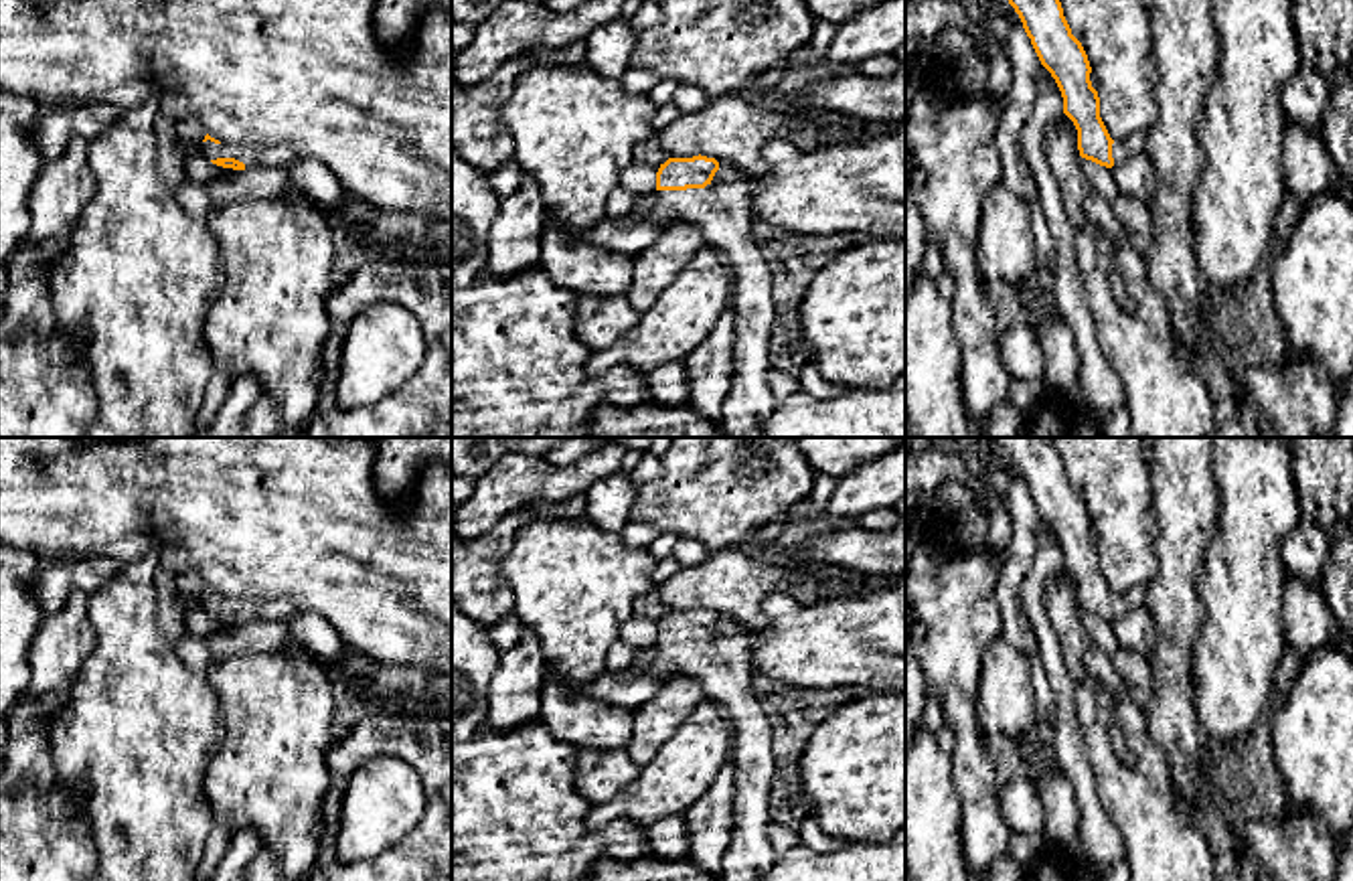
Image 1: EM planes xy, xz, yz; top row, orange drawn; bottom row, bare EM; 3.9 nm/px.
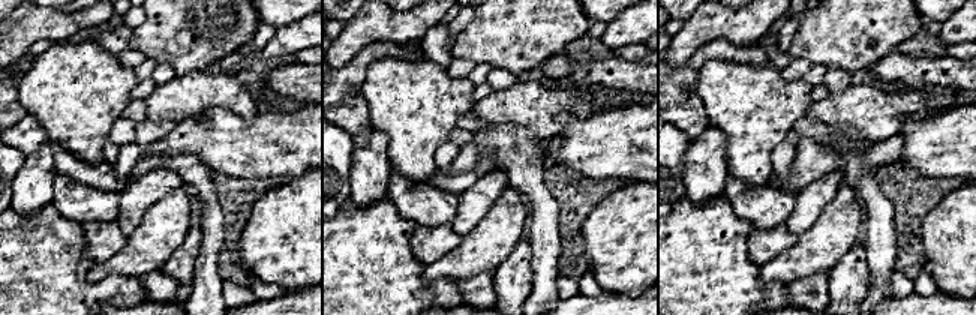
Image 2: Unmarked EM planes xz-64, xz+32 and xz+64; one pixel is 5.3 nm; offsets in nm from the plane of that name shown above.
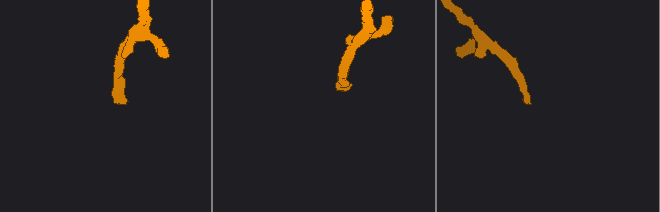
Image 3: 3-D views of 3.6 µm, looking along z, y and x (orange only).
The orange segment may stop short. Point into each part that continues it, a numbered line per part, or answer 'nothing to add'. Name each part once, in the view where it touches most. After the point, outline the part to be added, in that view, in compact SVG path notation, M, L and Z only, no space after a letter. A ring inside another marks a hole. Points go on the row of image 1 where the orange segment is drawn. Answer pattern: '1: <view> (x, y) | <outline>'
1: xz (722, 209) | M717 170L705 188L656 190L654 223L664 227L672 221L693 223L703 229L707 245L727 257L733 290L729 306L735 314L735 344L731 350L733 377L723 401L719 425L725 437L766 437L760 423L772 411L776 399L770 383L768 346L776 324L772 300L772 271L753 239L755 217L749 201L749 182L735 172Z

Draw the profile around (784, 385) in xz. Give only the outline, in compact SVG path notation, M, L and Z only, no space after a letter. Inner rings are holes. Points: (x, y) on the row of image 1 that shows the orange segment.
M770 369L770 383L776 401L802 393L800 377L780 369Z

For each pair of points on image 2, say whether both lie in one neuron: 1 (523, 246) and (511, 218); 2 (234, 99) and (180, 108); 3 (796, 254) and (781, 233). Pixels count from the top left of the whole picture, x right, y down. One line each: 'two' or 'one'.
1: two
2: one
3: two

